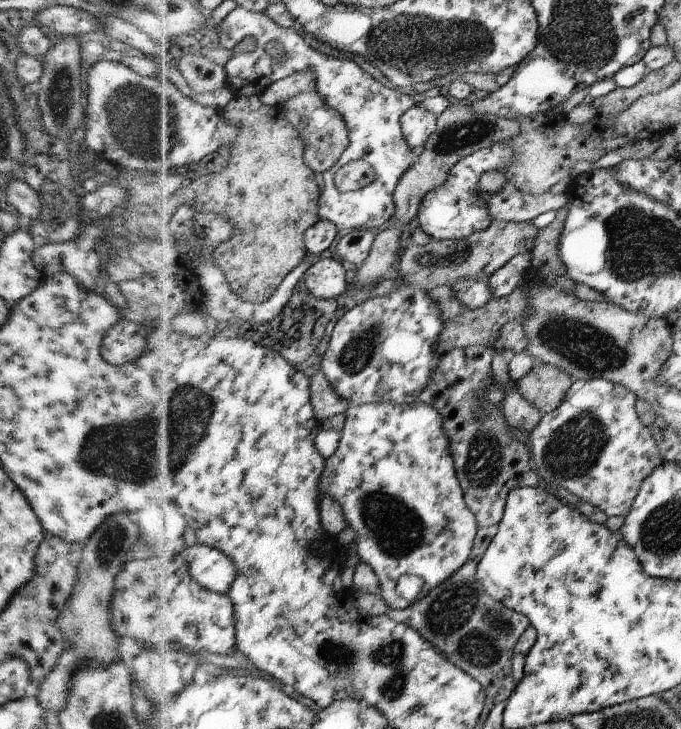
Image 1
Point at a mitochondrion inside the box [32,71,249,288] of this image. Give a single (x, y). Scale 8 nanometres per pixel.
(141, 122)

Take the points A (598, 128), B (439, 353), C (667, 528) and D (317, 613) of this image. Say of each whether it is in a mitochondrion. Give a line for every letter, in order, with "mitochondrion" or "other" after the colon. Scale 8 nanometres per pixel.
A: other
B: other
C: mitochondrion
D: other

